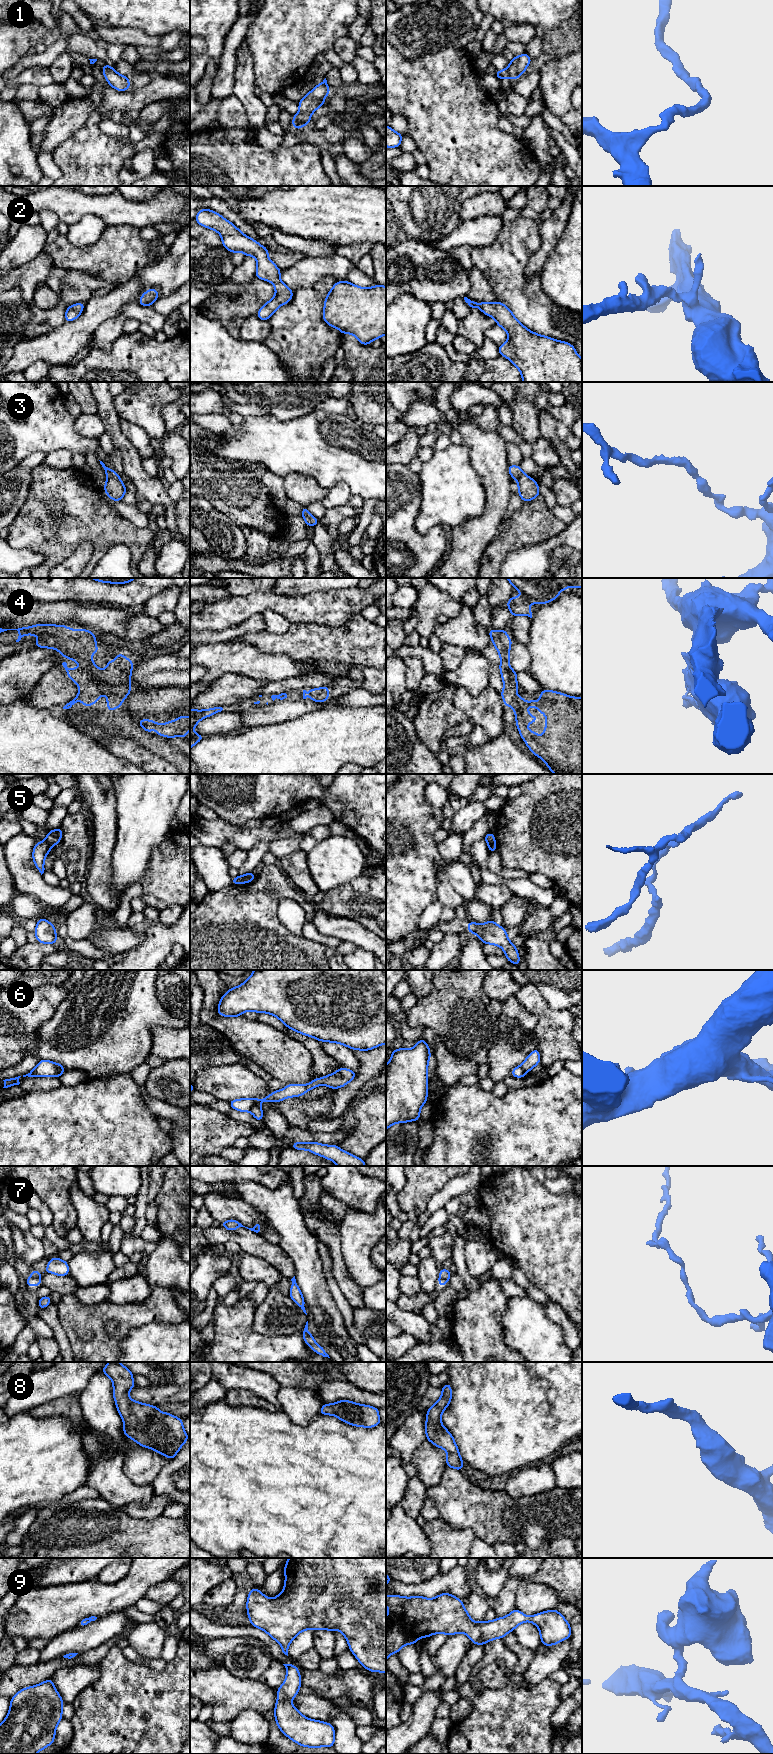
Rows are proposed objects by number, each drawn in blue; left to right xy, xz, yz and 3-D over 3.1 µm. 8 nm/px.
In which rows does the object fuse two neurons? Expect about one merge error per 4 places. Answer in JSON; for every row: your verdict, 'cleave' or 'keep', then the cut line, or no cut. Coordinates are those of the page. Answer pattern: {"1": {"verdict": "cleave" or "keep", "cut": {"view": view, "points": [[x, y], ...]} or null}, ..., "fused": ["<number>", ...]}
{"1": {"verdict": "keep", "cut": null}, "2": {"verdict": "keep", "cut": null}, "3": {"verdict": "keep", "cut": null}, "4": {"verdict": "keep", "cut": null}, "5": {"verdict": "cleave", "cut": {"view": "xy", "points": [[45, 839], [51, 847]]}}, "6": {"verdict": "cleave", "cut": {"view": "xz", "points": [[258, 1105], [254, 1105], [249, 1110]]}}, "7": {"verdict": "cleave", "cut": {"view": "xy", "points": [[31, 1276], [39, 1278]]}}, "8": {"verdict": "keep", "cut": null}, "9": {"verdict": "keep", "cut": null}, "fused": ["5", "6", "7"]}

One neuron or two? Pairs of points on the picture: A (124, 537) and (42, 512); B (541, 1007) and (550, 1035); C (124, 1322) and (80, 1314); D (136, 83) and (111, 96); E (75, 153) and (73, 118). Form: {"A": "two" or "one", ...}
{"A": "one", "B": "one", "C": "one", "D": "two", "E": "two"}

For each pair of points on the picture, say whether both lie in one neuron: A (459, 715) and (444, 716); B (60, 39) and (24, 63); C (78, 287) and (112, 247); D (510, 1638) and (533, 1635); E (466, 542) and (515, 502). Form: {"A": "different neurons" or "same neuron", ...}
{"A": "same neuron", "B": "same neuron", "C": "different neurons", "D": "different neurons", "E": "different neurons"}

